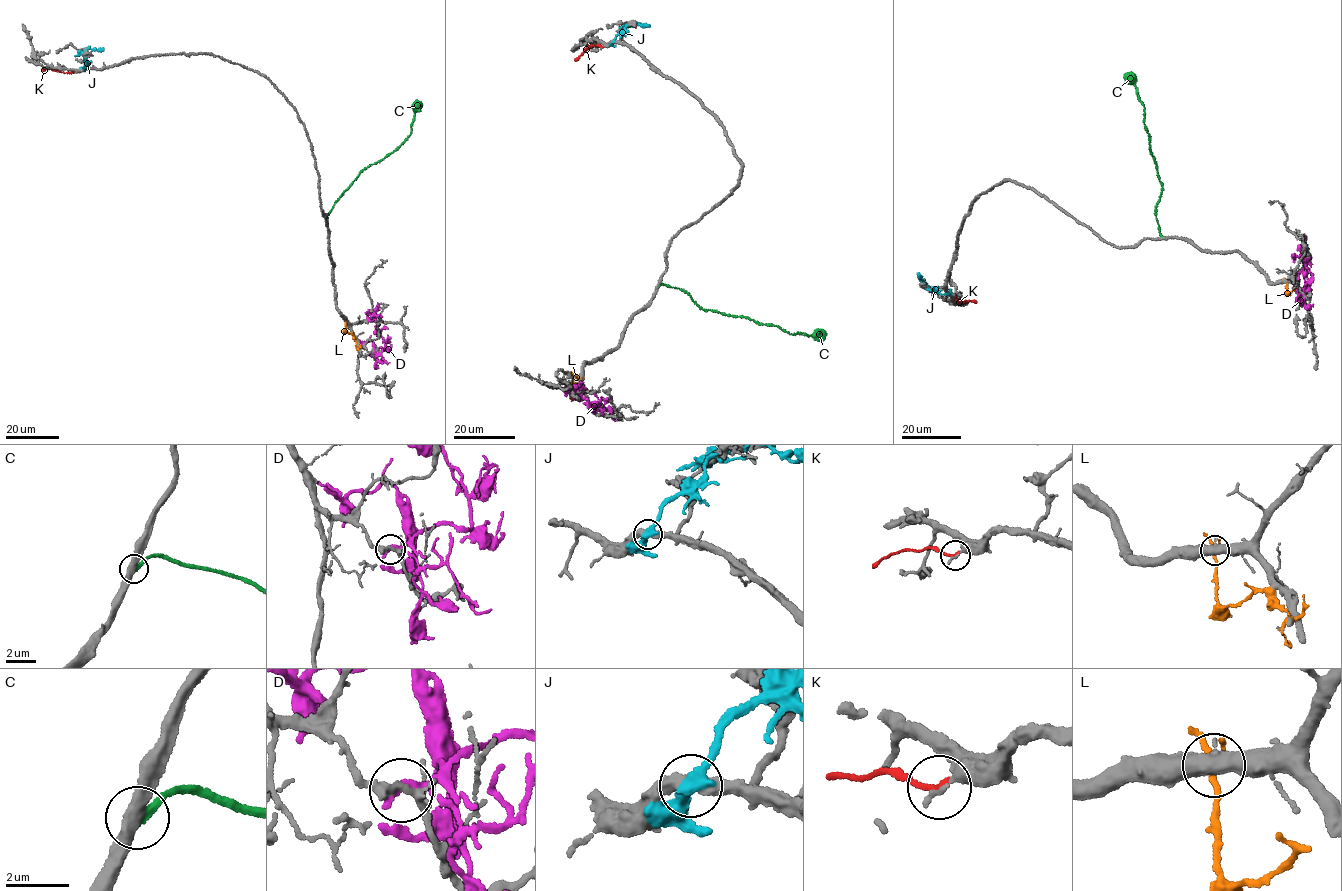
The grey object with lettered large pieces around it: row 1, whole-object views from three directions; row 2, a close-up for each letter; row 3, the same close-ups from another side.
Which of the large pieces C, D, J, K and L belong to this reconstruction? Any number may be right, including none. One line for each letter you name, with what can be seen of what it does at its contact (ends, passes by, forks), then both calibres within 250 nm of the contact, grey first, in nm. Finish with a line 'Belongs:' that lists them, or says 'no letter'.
C: it ends there; 400 nm thick on the grey side, 300 nm on the other
Belongs: C

